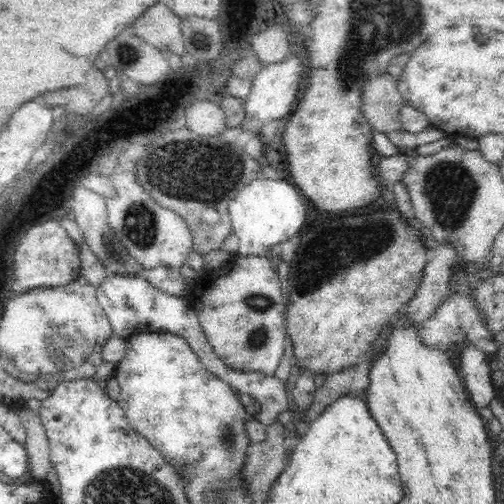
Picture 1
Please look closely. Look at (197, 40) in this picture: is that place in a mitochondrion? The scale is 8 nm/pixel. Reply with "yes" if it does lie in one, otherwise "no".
yes

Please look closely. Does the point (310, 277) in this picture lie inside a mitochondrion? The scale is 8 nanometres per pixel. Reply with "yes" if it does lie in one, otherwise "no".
yes

